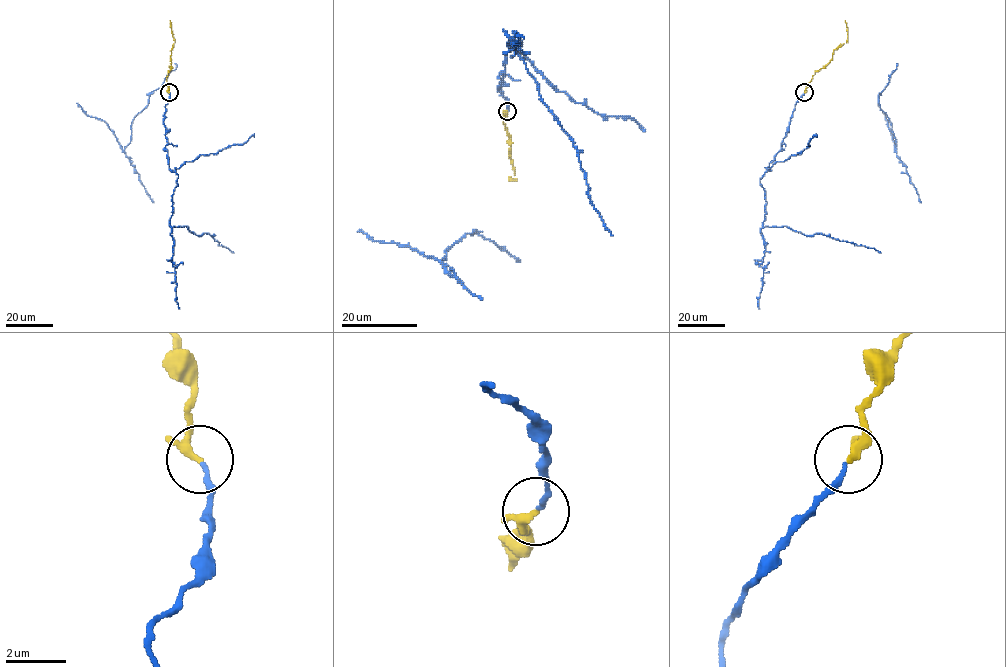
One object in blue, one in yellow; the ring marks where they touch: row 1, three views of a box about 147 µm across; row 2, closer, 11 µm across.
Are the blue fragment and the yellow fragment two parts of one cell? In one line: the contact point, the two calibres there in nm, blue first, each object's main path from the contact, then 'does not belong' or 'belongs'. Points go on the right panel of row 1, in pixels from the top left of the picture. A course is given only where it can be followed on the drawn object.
at (804, 92); 160 nm thick on the blue side, 240 nm on the other; blue runs (804, 93), (782, 148), (760, 180), (766, 202), (762, 225), (822, 234), (881, 253); yellow runs (804, 92), (814, 72), (827, 65), (833, 51), (846, 42), (845, 20); belongs

